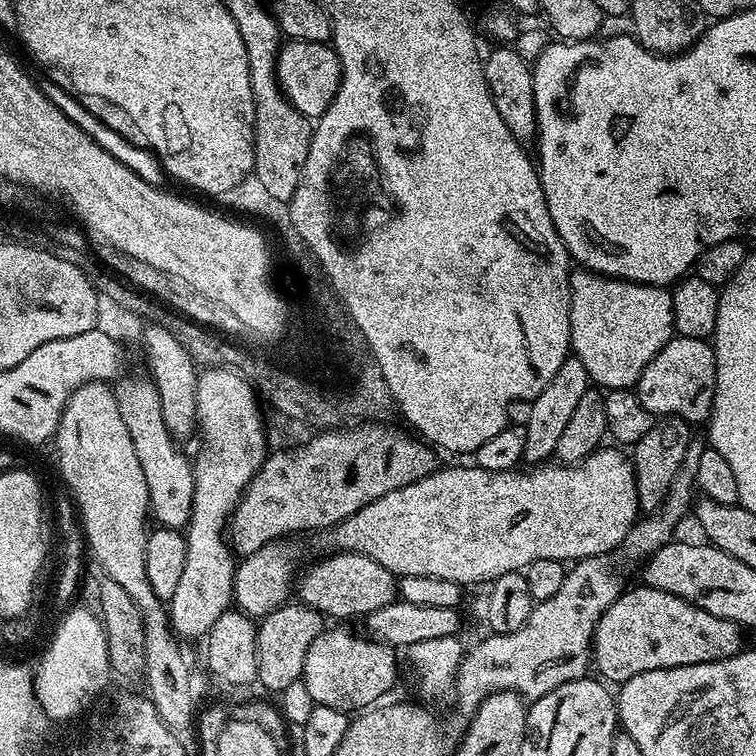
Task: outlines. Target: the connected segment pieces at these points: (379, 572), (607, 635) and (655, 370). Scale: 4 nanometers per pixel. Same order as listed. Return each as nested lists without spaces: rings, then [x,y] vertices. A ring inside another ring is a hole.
[[[337,551],[336,556],[328,556],[298,576],[299,603],[318,610],[325,618],[337,616],[337,621],[348,622],[351,616],[366,618],[382,606],[390,606],[398,598],[398,580],[386,566],[374,562],[357,552]]]
[[[639,587],[633,592],[621,592],[606,614],[602,614],[592,635],[594,668],[601,672],[599,675],[609,685],[624,684],[634,678],[634,674],[646,670],[718,662],[741,652],[740,625],[726,618],[714,618],[714,614],[706,614],[706,610],[666,590]]]
[[[679,334],[673,335],[671,340],[654,354],[654,358],[642,370],[634,389],[636,397],[650,410],[653,417],[663,418],[665,416],[676,416],[680,420],[688,421],[689,425],[703,425],[711,417],[712,403],[714,402],[714,382],[716,381],[716,355],[708,340],[698,338],[686,338]]]

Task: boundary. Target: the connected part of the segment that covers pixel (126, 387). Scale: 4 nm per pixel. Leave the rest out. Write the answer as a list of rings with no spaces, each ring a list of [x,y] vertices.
[[[151,379],[124,380],[115,385],[114,391],[118,402],[118,414],[122,414],[122,422],[126,430],[130,430],[130,442],[134,442],[134,450],[138,453],[138,462],[142,465],[142,474],[146,474],[146,490],[148,491],[148,507],[157,525],[165,528],[183,529],[192,513],[194,502],[194,464],[179,452],[177,441],[166,430],[166,422],[162,422],[162,406],[156,393],[156,386]]]

